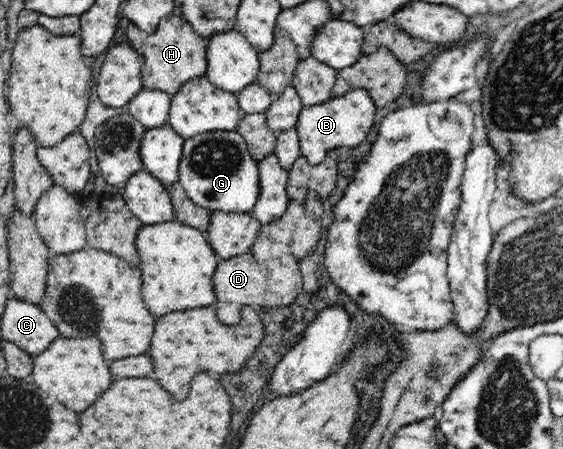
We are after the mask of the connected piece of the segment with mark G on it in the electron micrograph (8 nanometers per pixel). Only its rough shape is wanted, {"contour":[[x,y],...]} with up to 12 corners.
{"contour":[[237,130],[184,141],[178,183],[206,210],[252,213],[257,162]]}

